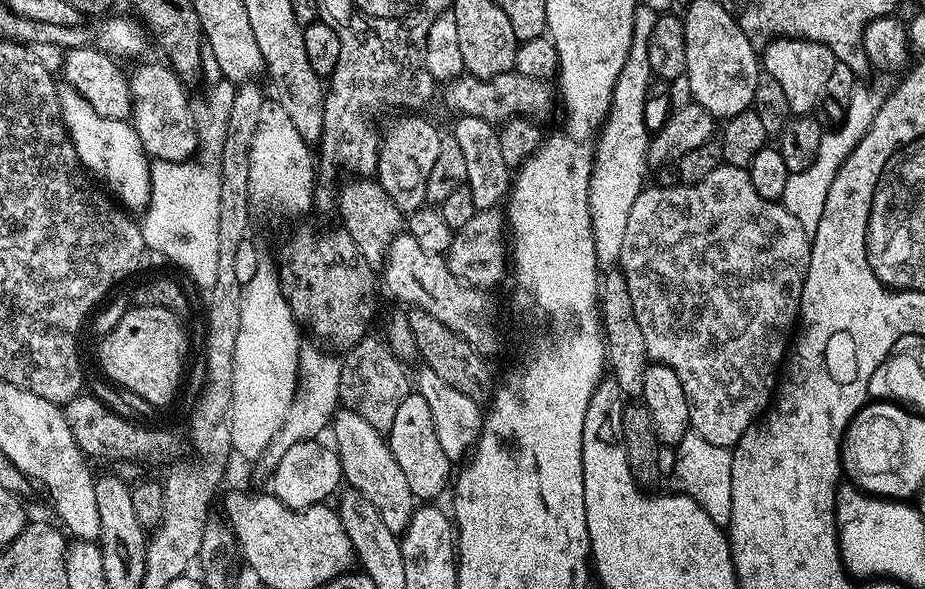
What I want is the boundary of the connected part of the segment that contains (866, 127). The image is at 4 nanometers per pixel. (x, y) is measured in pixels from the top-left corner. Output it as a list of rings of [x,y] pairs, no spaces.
[[[857,86],[850,98],[850,106],[843,120],[833,127],[836,128],[833,132],[832,129],[825,131],[822,146],[818,146],[818,154],[814,162],[810,162],[806,170],[789,175],[782,203],[786,210],[790,210],[790,214],[794,214],[794,218],[798,218],[798,222],[802,222],[802,230],[806,230],[809,238],[818,230],[818,222],[822,222],[822,209],[826,207],[826,194],[830,194],[830,186],[834,186],[834,178],[838,170],[844,165],[849,154],[854,150],[854,146],[858,146],[858,142],[862,142],[862,138],[870,130],[876,117],[877,107],[878,99],[876,100],[875,94],[867,92],[864,86]]]

